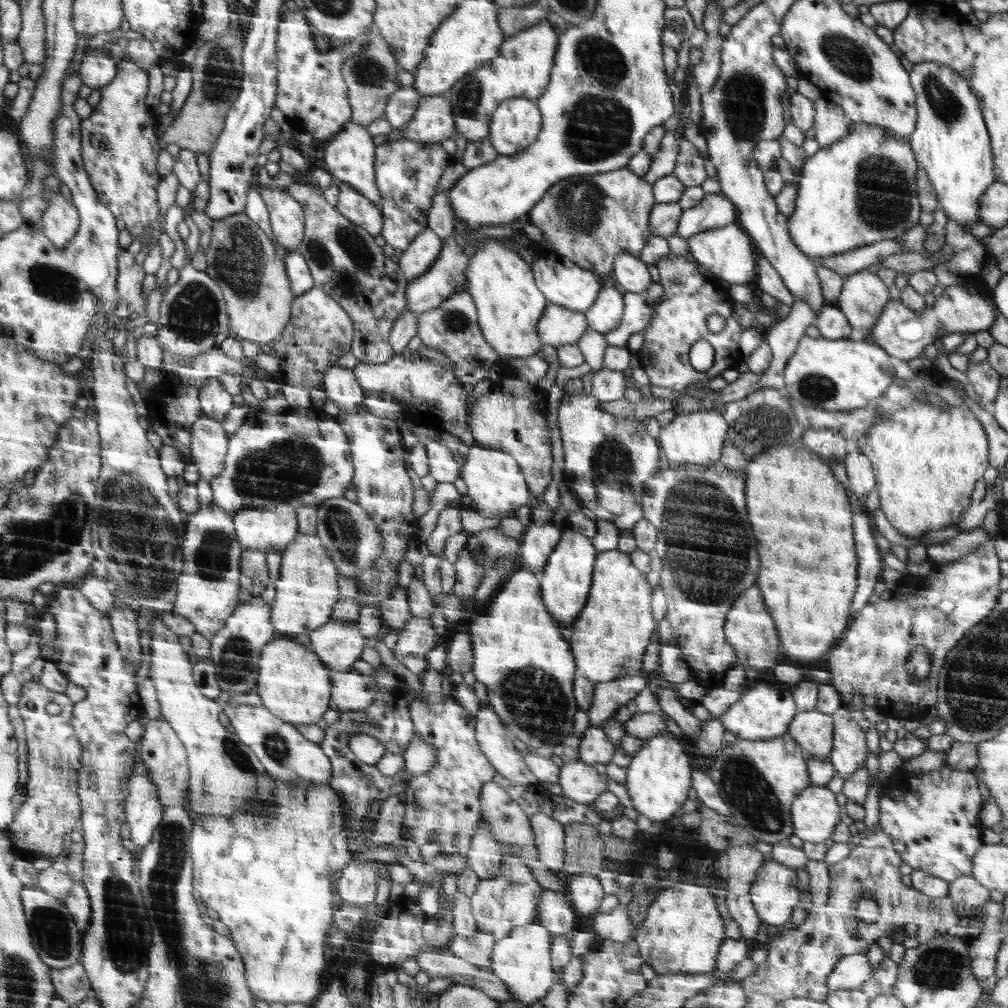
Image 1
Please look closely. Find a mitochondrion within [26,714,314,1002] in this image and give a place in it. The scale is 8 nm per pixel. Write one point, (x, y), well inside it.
(126, 925)

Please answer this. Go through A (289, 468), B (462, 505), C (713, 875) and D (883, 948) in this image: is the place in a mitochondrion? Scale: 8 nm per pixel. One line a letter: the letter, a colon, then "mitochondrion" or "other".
A: mitochondrion
B: other
C: other
D: other

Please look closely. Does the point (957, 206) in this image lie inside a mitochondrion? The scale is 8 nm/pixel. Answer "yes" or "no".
no

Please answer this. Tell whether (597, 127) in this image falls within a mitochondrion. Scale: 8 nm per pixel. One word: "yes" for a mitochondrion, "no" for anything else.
yes

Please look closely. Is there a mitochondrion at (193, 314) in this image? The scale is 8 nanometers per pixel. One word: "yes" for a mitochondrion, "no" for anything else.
yes

